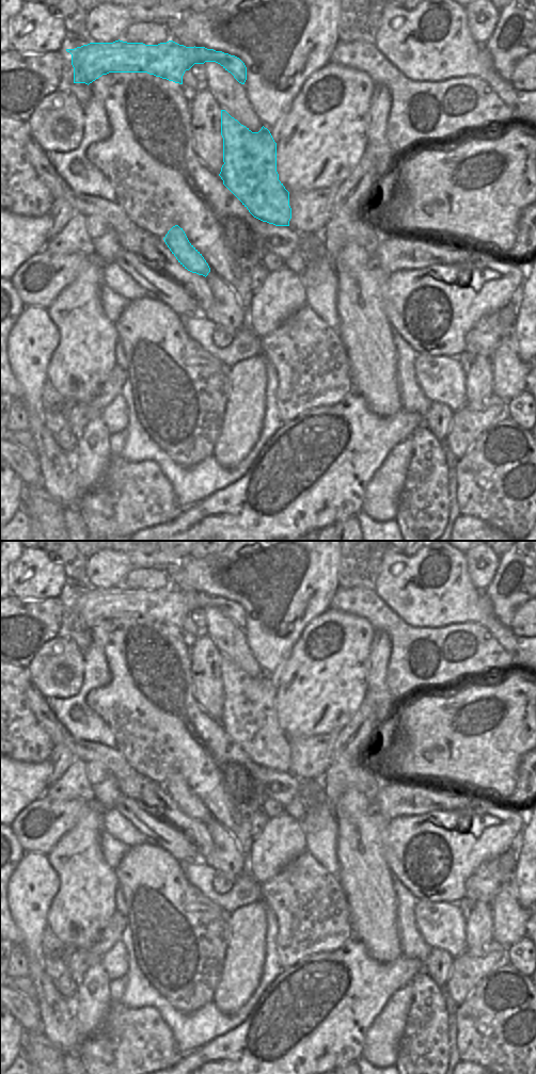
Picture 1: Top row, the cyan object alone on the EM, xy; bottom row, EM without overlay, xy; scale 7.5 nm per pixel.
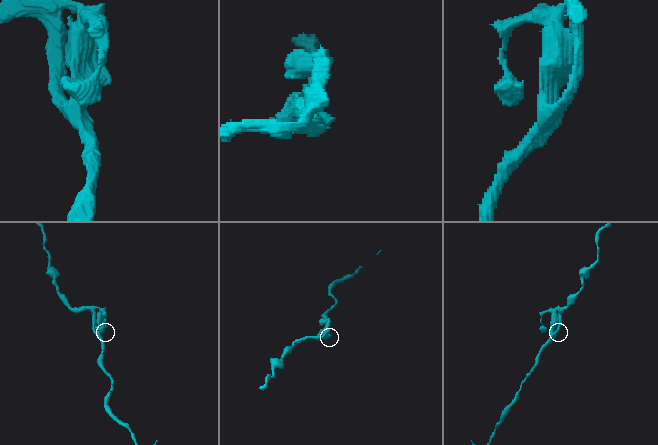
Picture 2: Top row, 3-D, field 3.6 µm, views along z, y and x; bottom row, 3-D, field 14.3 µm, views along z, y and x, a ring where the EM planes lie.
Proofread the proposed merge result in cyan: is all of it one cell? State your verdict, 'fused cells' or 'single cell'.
fused cells

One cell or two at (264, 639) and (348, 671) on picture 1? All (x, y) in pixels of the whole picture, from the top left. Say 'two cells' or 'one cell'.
two cells

